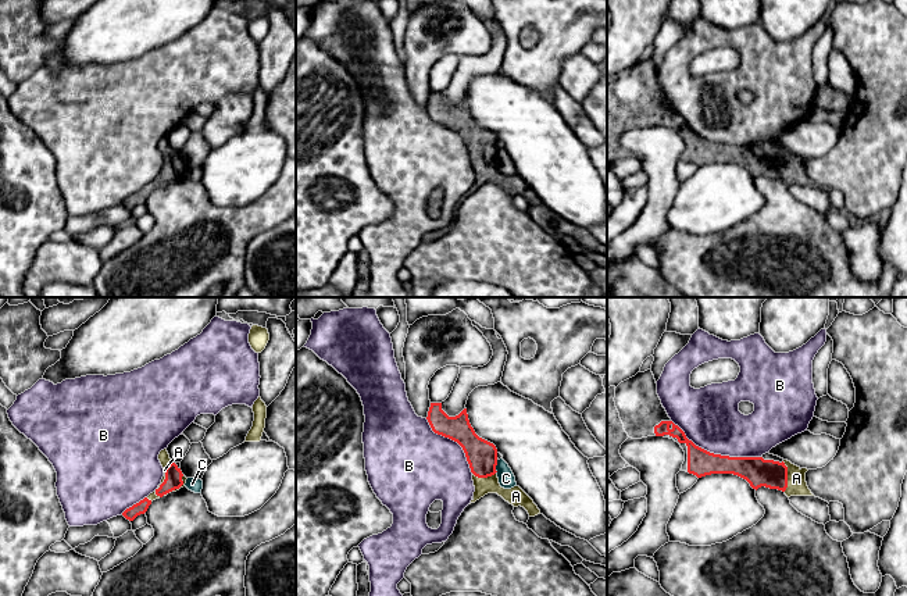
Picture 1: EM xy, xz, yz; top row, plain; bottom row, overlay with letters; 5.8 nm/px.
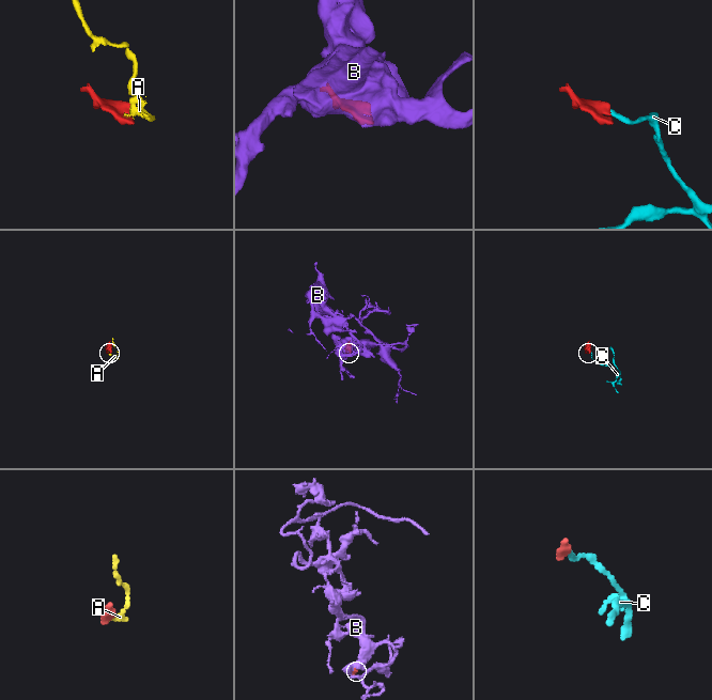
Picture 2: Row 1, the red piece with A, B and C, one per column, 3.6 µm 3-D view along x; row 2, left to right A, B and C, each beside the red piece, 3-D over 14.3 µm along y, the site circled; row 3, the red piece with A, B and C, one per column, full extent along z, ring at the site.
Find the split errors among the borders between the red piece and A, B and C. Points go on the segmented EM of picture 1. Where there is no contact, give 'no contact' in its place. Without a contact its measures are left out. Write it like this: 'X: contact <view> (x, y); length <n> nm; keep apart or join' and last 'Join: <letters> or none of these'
A: contact yz (786, 477); length 180 nm; join
B: contact yz (716, 454); length 550 nm; keep apart
C: contact xz (495, 467); length 80 nm; keep apart
Join: A

